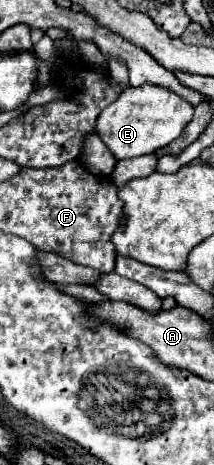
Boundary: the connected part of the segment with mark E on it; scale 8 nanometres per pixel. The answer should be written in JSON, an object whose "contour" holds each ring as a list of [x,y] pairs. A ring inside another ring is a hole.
{"contour":[[[156,85],[128,87],[126,91],[120,93],[120,97],[112,105],[108,105],[98,115],[96,135],[104,141],[104,145],[112,151],[112,155],[118,161],[132,159],[132,157],[154,153],[156,149],[162,149],[168,143],[172,143],[182,133],[192,113],[194,107],[170,89],[156,87]]]}

